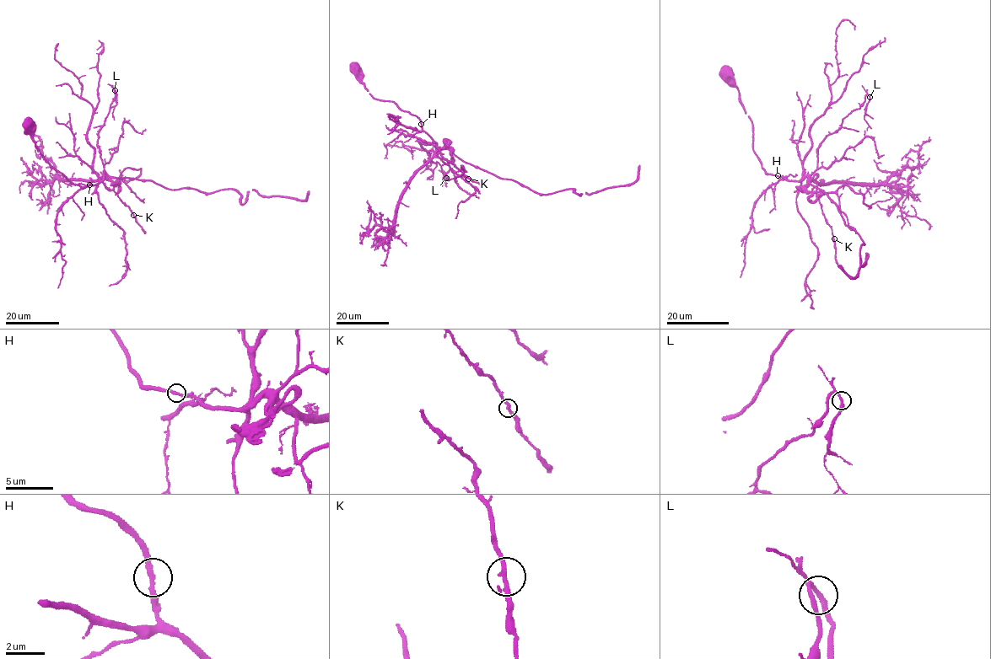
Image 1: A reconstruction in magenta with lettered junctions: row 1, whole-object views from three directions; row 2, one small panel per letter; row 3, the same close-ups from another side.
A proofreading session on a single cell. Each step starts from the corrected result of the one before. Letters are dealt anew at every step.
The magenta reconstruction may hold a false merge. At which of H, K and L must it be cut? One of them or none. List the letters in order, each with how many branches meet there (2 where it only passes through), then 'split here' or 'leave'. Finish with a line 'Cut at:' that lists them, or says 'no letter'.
H: 2 branches meet; leave
K: 2 branches meet; leave
L: 2 branches meet; leave
Cut at: no letter

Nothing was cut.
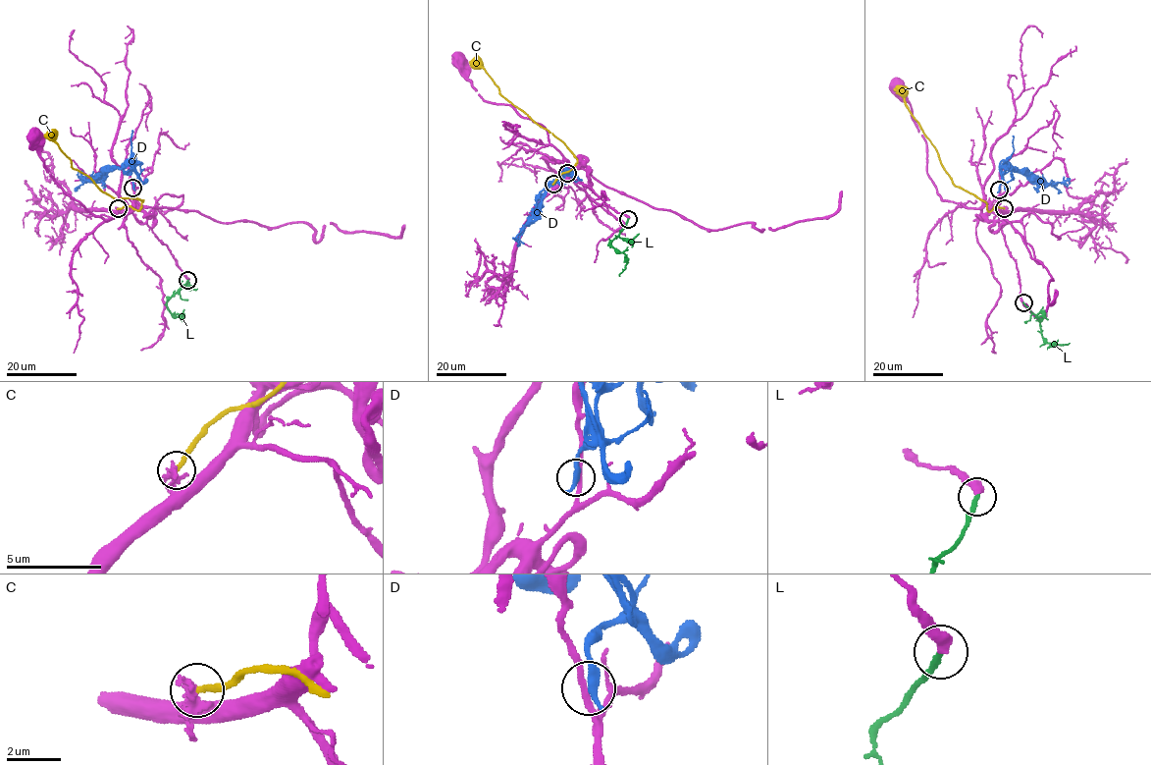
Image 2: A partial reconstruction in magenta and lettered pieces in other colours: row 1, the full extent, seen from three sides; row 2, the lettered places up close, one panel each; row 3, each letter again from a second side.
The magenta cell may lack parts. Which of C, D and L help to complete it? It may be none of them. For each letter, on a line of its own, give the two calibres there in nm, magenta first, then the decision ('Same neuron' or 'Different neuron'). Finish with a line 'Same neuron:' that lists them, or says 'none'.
C: Thickness 240 nm (magenta) against 240 nm. Different neuron
D: Thickness 220 nm (magenta) against 380 nm. Different neuron
L: Thickness 400 nm (magenta) against 220 nm. Different neuron
Same neuron: none

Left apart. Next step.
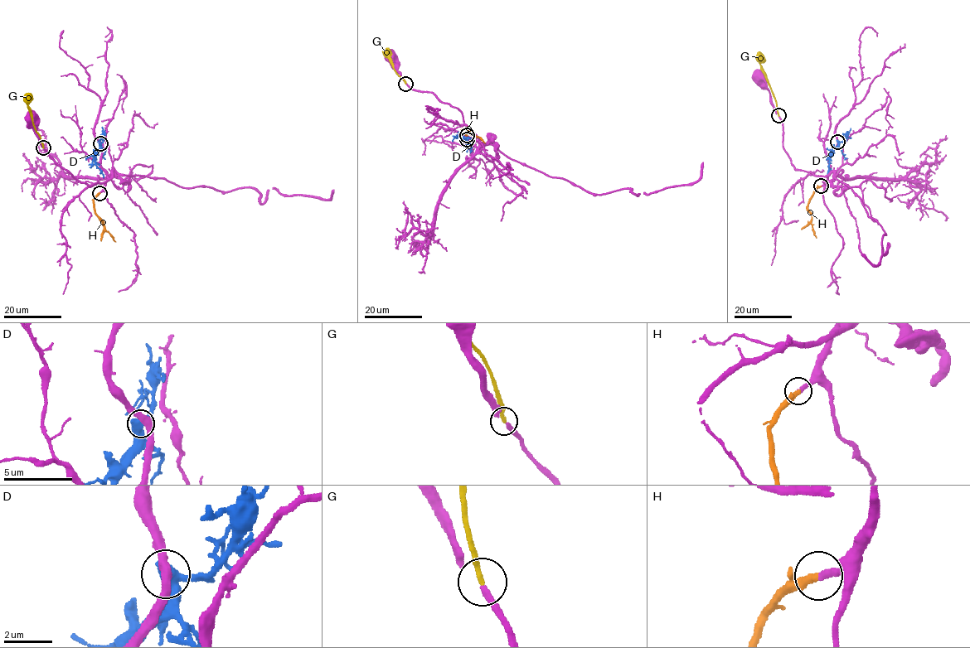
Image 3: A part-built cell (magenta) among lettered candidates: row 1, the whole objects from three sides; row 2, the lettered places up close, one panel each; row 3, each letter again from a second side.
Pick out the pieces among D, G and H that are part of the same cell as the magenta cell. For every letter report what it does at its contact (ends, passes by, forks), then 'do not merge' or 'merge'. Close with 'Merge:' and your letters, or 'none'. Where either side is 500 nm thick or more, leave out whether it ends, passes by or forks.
D: it passes by; do not merge
G: it ends; do not merge
H: it ends; merge
Merge: H

